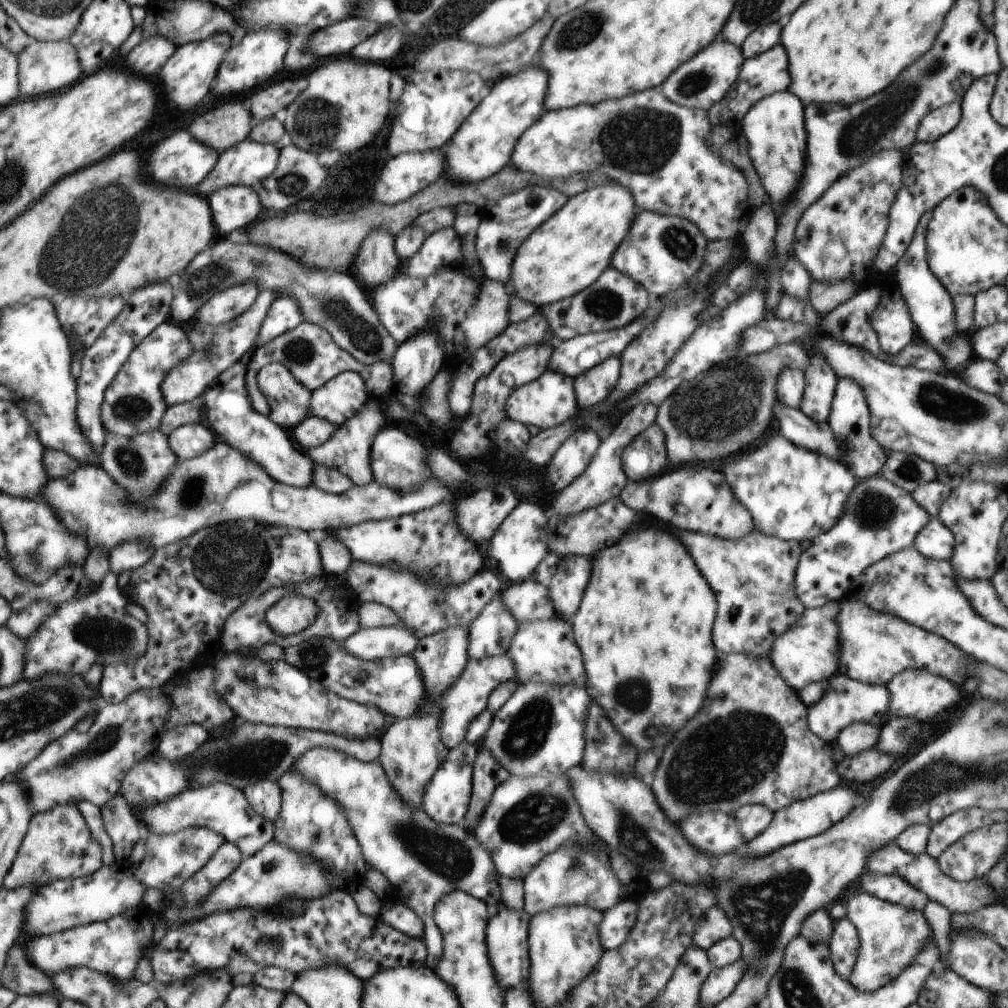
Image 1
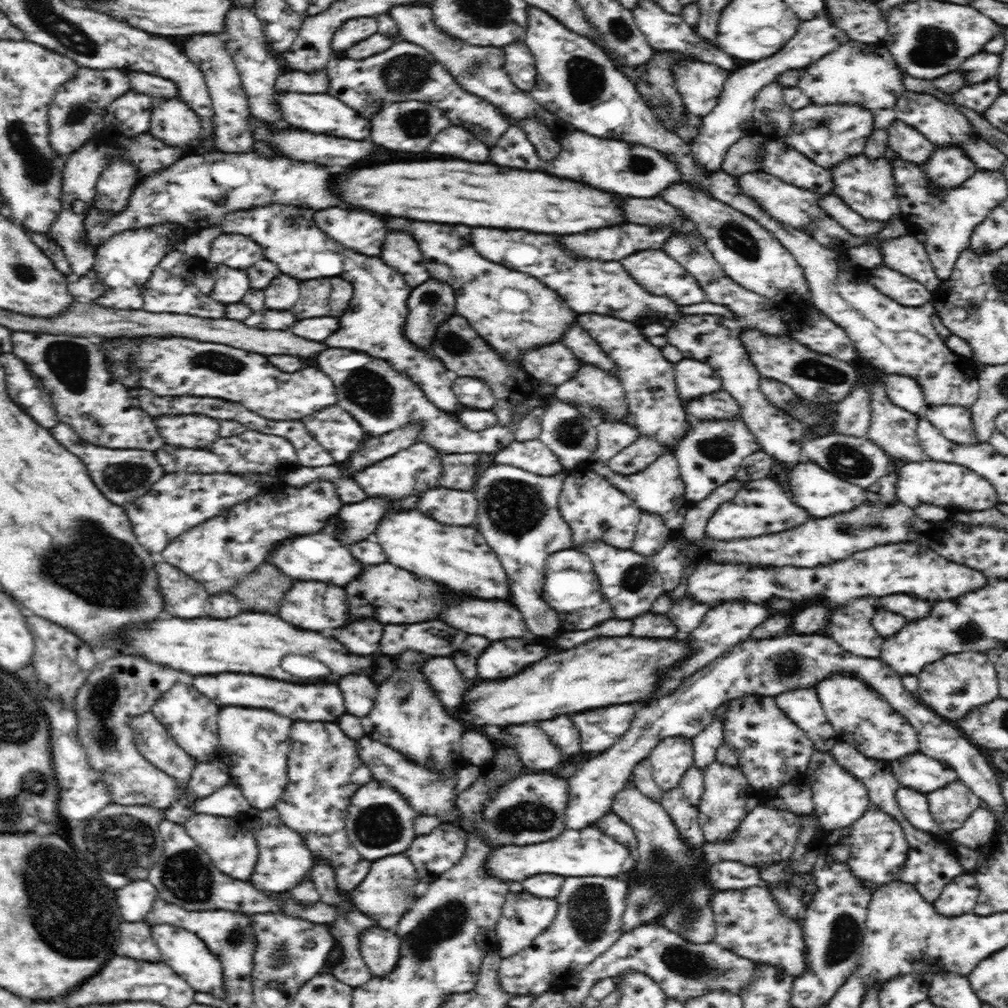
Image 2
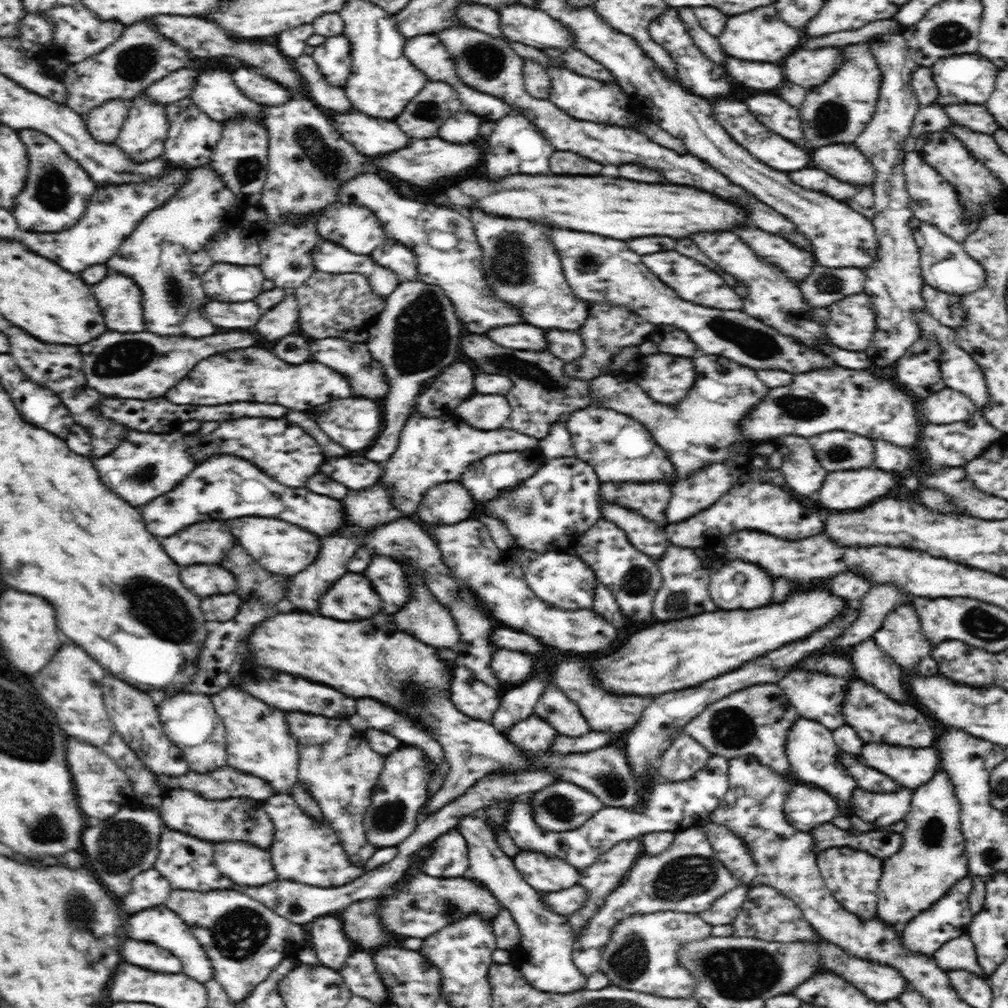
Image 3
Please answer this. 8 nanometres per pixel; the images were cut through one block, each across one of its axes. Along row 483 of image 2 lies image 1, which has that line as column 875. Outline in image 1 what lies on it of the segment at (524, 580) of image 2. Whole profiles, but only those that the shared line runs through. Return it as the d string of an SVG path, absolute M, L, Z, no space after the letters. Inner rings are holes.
M871 476L866 480L856 479L856 486L850 492L844 512L840 520L830 528L828 532L816 536L810 547L805 550L797 564L794 588L798 600L805 608L818 608L834 601L840 601L852 586L852 582L858 578L875 562L885 556L901 551L914 544L918 532L930 522L931 516L912 498L912 494L893 482L880 476Z

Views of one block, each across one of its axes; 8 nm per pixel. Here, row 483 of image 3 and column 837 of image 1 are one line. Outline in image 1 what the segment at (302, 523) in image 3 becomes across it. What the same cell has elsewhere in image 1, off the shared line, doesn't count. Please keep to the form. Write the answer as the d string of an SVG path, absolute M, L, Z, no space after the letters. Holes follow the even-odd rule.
M886 150L878 152L876 158L864 162L860 168L850 170L850 174L842 176L834 186L822 196L822 200L814 202L798 220L795 230L794 254L810 273L812 280L842 280L848 274L856 278L856 282L866 282L872 272L876 254L880 244L884 242L884 234L888 228L888 210L896 200L896 194L902 188L902 169L905 165L906 154L900 150Z

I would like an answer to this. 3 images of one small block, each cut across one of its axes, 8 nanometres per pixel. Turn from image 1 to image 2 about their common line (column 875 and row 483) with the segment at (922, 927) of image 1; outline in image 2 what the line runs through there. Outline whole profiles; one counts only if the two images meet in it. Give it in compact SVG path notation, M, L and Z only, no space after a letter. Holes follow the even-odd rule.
M932 460L900 465L897 468L896 494L898 500L910 508L928 503L942 508L983 511L994 508L999 503L996 489L980 474L954 463Z

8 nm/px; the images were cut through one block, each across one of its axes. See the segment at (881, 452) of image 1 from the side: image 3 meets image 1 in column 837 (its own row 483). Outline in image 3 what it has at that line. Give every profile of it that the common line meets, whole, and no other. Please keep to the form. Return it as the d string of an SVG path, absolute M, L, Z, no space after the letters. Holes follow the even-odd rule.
M414 404L414 410L409 414L402 432L399 434L397 449L390 457L390 460L384 463L384 472L380 476L379 482L390 487L392 505L402 511L402 516L410 517L410 514L414 516L418 504L420 504L420 501L424 498L424 494L427 493L427 490L431 486L450 481L460 482L464 471L468 470L468 467L473 462L488 455L497 452L532 450L533 448L538 448L538 443L539 439L521 434L516 430L508 428L508 426L499 430L477 430L465 424L463 420L458 420L458 418L450 415L438 416L438 418L426 418L416 411L416 404Z

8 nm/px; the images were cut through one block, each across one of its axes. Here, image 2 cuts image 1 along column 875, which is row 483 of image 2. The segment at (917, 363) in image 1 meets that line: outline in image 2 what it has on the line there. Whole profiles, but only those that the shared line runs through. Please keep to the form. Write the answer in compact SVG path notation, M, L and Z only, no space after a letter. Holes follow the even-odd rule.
M302 466L298 470L288 472L282 478L288 486L308 486L310 482L316 482L316 480L328 480L336 486L336 492L338 492L338 496L344 504L360 502L360 500L368 497L366 492L354 480L342 476L342 470L338 466L318 466L318 468Z

